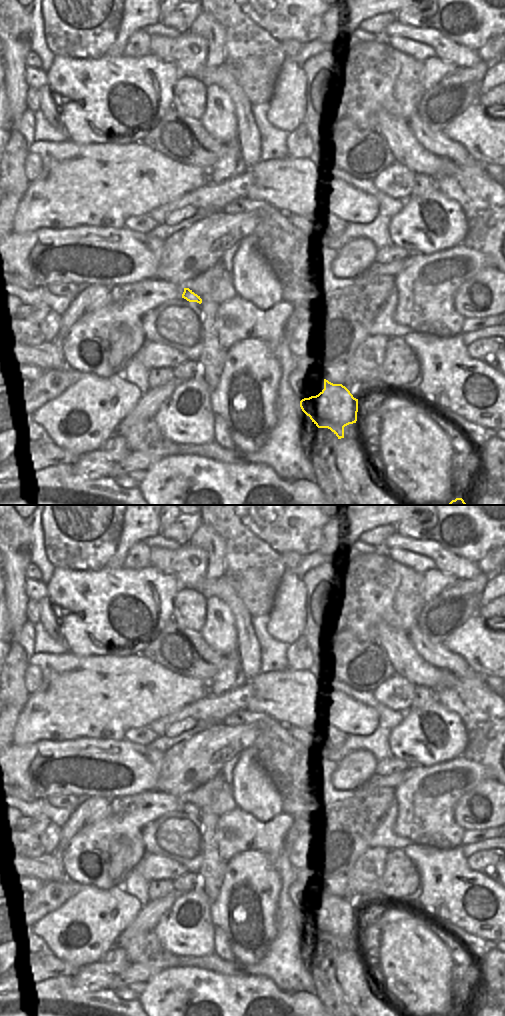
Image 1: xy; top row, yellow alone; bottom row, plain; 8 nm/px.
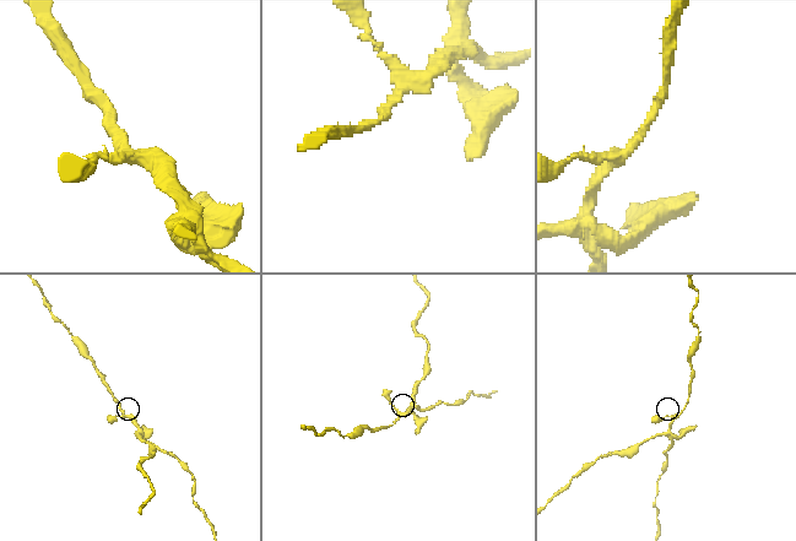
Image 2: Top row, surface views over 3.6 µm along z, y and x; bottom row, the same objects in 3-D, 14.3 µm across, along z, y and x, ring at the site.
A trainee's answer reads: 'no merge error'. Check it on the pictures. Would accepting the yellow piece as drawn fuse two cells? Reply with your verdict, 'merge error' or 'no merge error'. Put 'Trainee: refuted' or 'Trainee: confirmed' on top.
Trainee: refuted
merge error

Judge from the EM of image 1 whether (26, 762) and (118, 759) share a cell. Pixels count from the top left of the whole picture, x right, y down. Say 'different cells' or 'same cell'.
same cell

